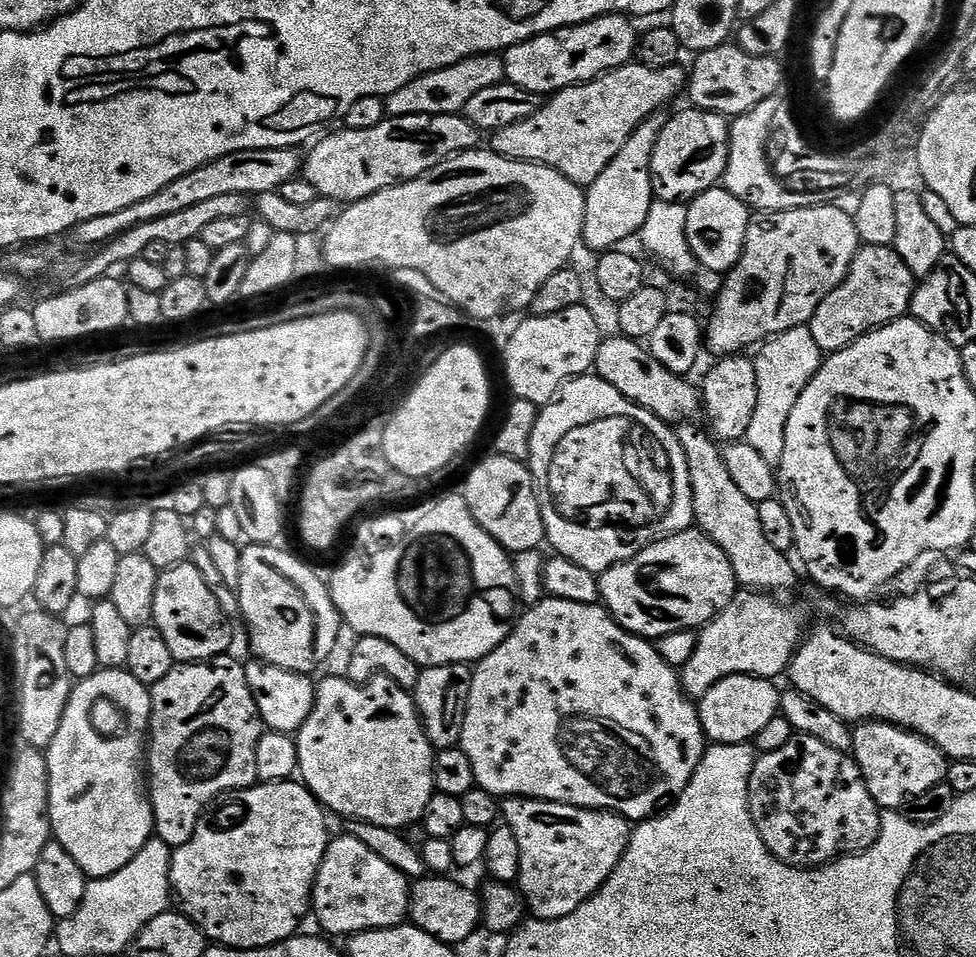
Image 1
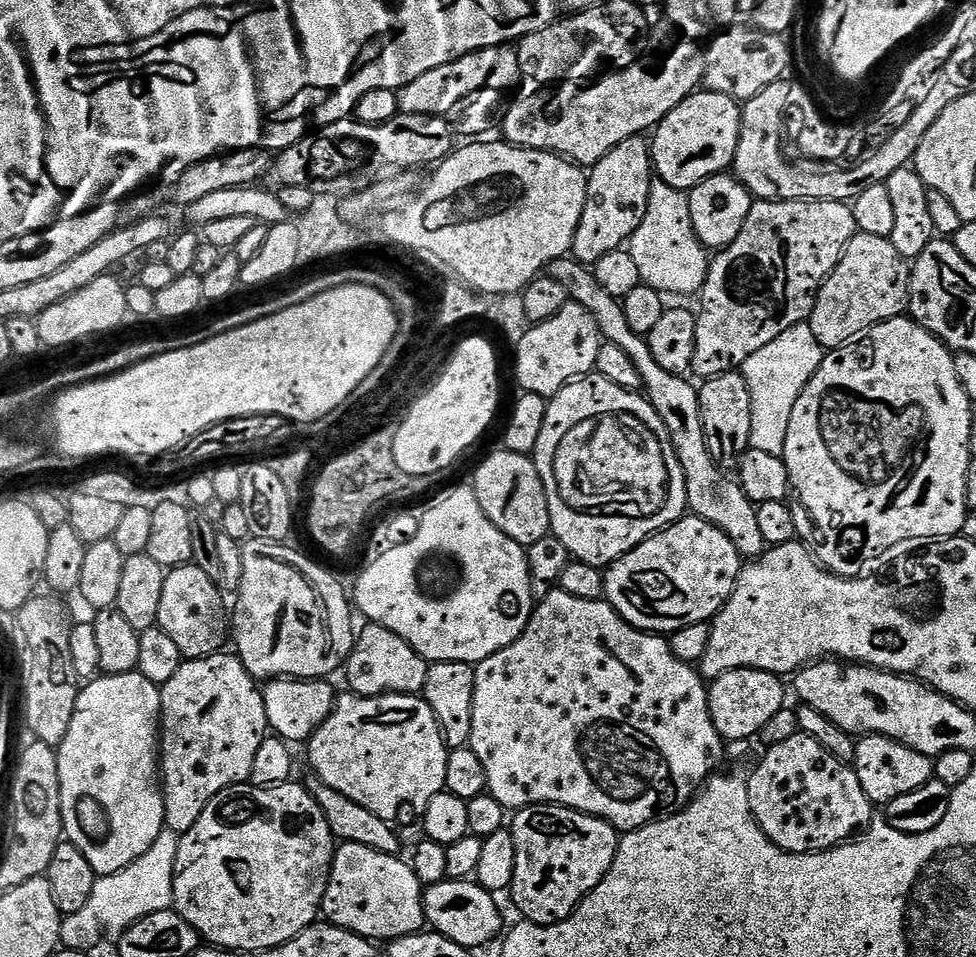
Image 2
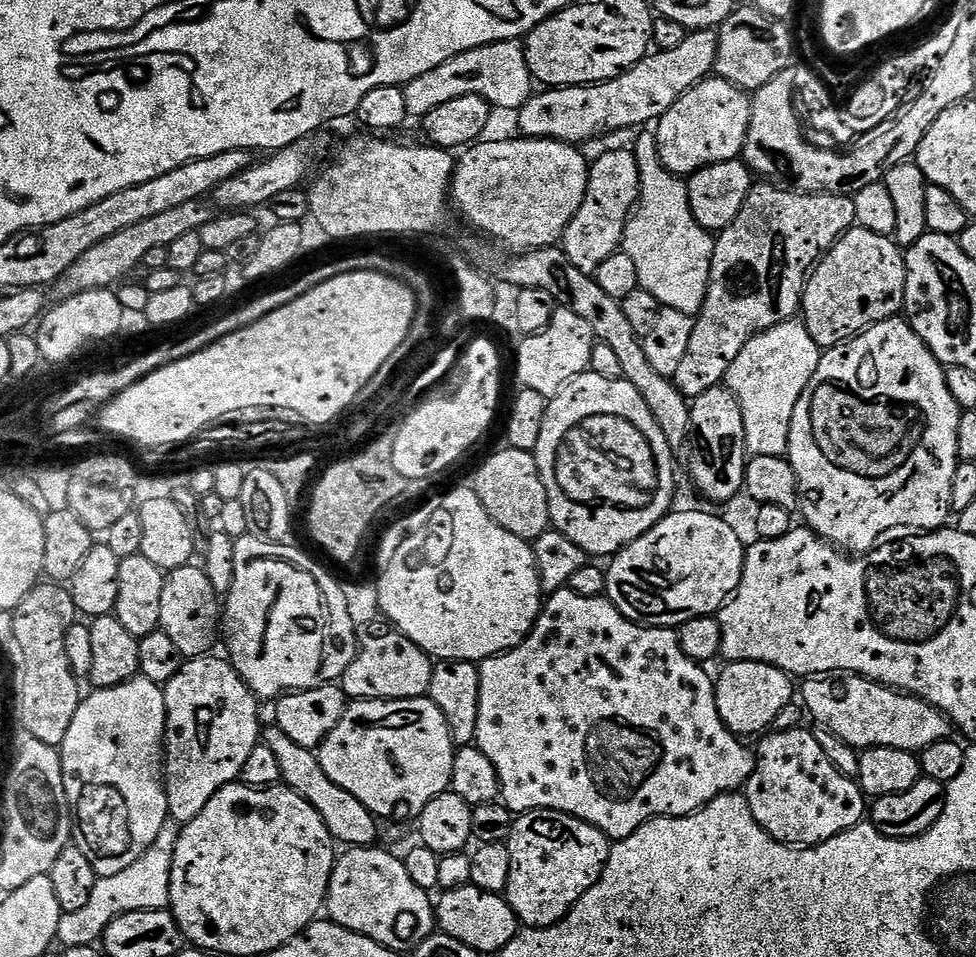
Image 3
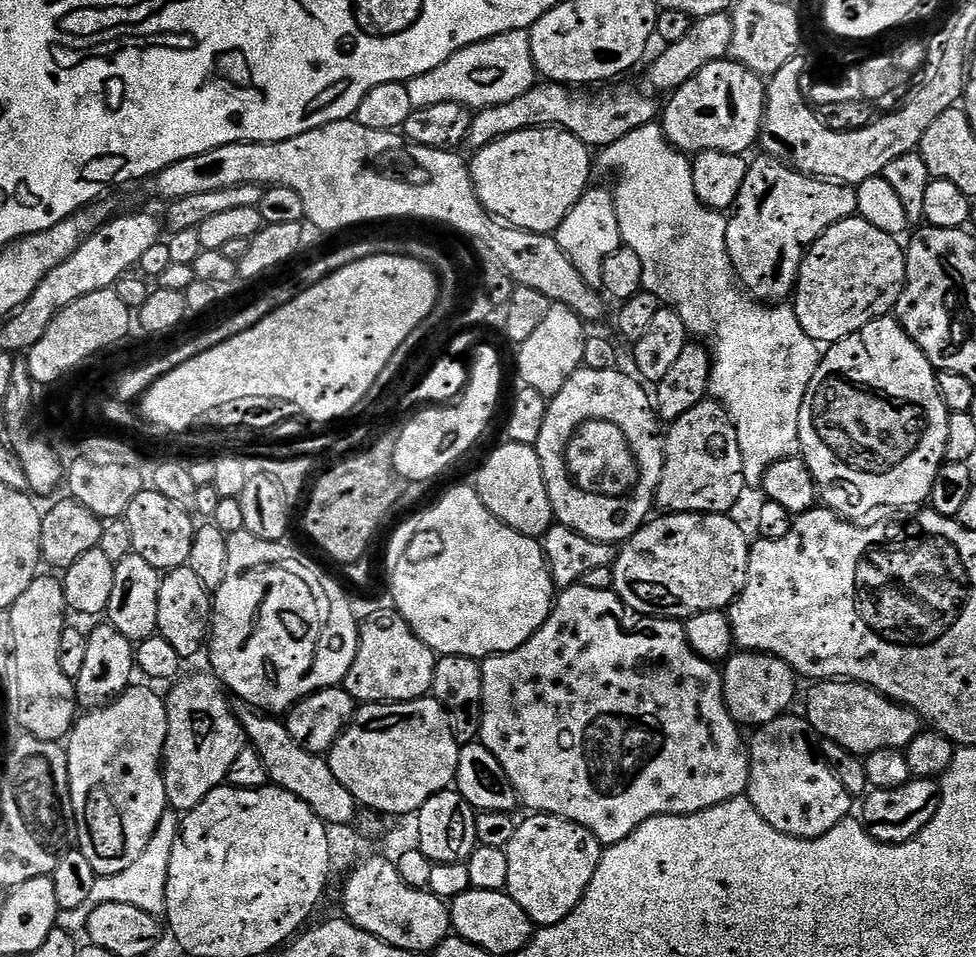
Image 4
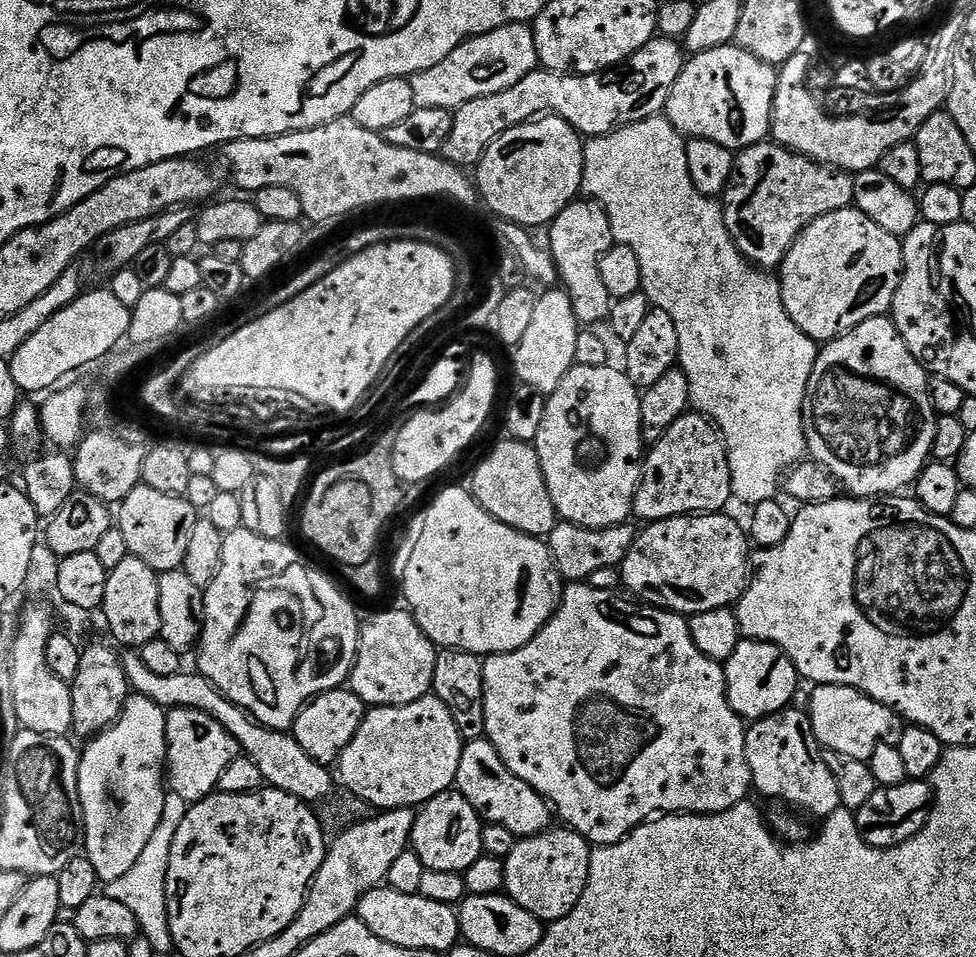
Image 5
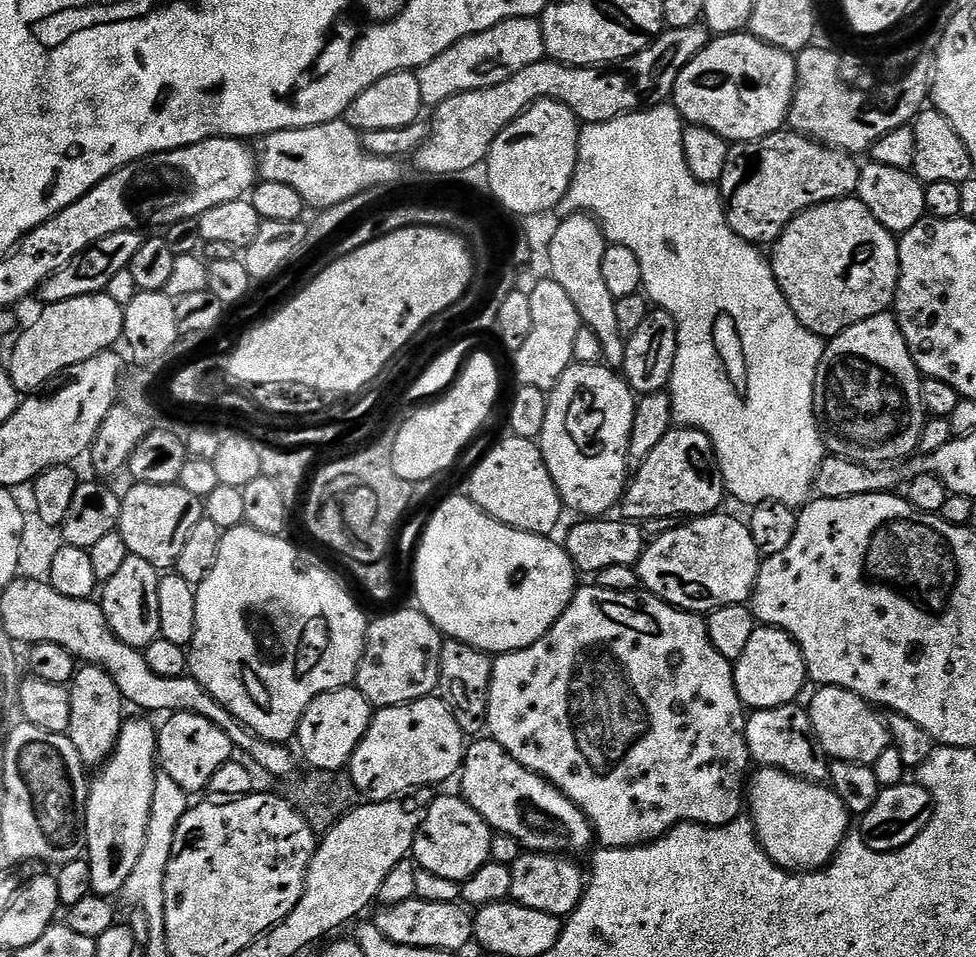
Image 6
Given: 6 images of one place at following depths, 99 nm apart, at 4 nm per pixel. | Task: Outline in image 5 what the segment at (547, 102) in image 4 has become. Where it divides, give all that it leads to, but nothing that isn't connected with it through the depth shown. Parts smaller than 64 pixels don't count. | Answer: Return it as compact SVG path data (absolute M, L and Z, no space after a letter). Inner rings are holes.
M657 35L650 42L646 42L646 46L642 46L642 50L638 50L630 59L606 72L582 74L581 76L569 76L562 72L547 70L531 72L526 74L526 78L514 82L514 86L510 86L510 90L474 98L461 108L455 109L452 113L454 130L450 130L450 138L446 138L446 146L442 155L445 160L457 164L462 170L468 170L468 167L471 169L473 166L479 165L484 151L502 134L506 134L506 130L519 124L527 124L528 121L537 119L541 114L557 116L570 122L572 129L584 138L608 136L611 132L618 131L619 128L625 128L627 124L642 122L651 116L661 115L667 109L670 90L674 90L674 82L678 82L678 74L682 74L685 63L686 52L681 41Z

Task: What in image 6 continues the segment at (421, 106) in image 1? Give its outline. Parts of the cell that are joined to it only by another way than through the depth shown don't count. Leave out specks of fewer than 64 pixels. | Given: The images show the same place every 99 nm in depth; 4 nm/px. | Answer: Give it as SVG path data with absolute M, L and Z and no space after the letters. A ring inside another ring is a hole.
M523 16L503 20L490 30L462 38L457 44L438 54L438 58L422 65L416 72L418 90L422 90L422 102L425 106L435 106L454 94L506 82L506 78L518 74L518 70L526 70L526 66L542 59L545 59L544 39L539 19Z

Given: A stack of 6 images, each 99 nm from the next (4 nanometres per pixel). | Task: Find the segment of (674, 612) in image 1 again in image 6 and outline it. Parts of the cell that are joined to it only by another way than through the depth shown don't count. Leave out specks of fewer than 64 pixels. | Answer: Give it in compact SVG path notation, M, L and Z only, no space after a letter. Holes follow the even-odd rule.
M709 514L689 519L681 528L672 528L664 532L656 541L645 547L640 560L634 565L643 591L651 592L660 600L682 609L684 612L707 614L722 606L735 604L747 605L752 599L752 591L760 573L762 557L754 546L747 523L743 519L735 520L732 516Z

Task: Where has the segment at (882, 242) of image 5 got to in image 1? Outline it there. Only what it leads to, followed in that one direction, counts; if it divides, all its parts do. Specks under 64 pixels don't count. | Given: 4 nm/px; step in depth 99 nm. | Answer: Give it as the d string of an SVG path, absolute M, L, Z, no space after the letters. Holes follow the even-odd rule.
M863 245L856 251L854 262L846 274L846 278L818 306L814 318L807 327L810 334L814 334L814 342L818 342L821 353L831 354L840 352L846 346L850 346L858 338L862 338L868 332L892 324L896 320L903 320L909 315L912 306L912 294L916 290L917 277L912 275L911 270L902 262L896 249L891 246L870 246Z

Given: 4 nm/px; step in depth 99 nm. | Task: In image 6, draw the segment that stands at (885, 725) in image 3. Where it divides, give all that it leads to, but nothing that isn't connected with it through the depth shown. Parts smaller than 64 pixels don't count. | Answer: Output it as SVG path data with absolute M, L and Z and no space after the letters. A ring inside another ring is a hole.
M820 686L815 691L812 704L809 703L807 709L808 717L812 719L816 743L822 749L823 755L832 760L871 766L878 754L882 754L882 750L890 746L888 728L884 725L881 713L858 694L845 688Z

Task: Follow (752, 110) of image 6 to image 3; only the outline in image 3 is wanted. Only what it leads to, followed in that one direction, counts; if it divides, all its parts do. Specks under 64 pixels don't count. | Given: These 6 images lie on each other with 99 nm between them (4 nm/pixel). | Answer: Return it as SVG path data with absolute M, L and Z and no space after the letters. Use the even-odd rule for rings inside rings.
M709 78L694 85L686 94L682 94L682 98L678 98L678 102L674 102L674 106L670 106L670 110L660 117L654 128L658 154L666 170L670 170L675 176L687 178L706 166L737 159L743 153L746 134L750 130L751 109L751 95L730 82Z

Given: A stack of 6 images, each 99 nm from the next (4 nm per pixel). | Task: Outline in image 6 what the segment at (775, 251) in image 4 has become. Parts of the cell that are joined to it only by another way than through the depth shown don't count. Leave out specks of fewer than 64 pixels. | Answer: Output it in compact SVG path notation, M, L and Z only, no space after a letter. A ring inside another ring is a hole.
M781 130L761 140L733 143L728 149L726 170L722 170L718 185L730 230L751 244L775 245L778 237L784 233L784 227L800 212L822 202L843 200L855 193L861 169L856 160L855 155L839 152L837 148L829 148L819 140L811 140L791 130Z

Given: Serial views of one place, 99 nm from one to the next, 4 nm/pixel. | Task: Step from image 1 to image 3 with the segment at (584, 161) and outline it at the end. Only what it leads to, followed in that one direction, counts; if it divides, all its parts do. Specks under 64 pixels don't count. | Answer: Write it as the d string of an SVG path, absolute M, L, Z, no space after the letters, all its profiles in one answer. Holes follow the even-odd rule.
M692 30L682 46L665 52L653 51L614 80L606 80L603 84L549 87L540 90L540 93L537 91L529 95L518 110L519 135L533 140L560 140L564 144L580 146L583 140L592 140L607 132L620 132L623 128L639 129L648 126L648 123L651 125L665 116L670 106L682 98L682 94L713 75L717 54L718 35L715 31Z

